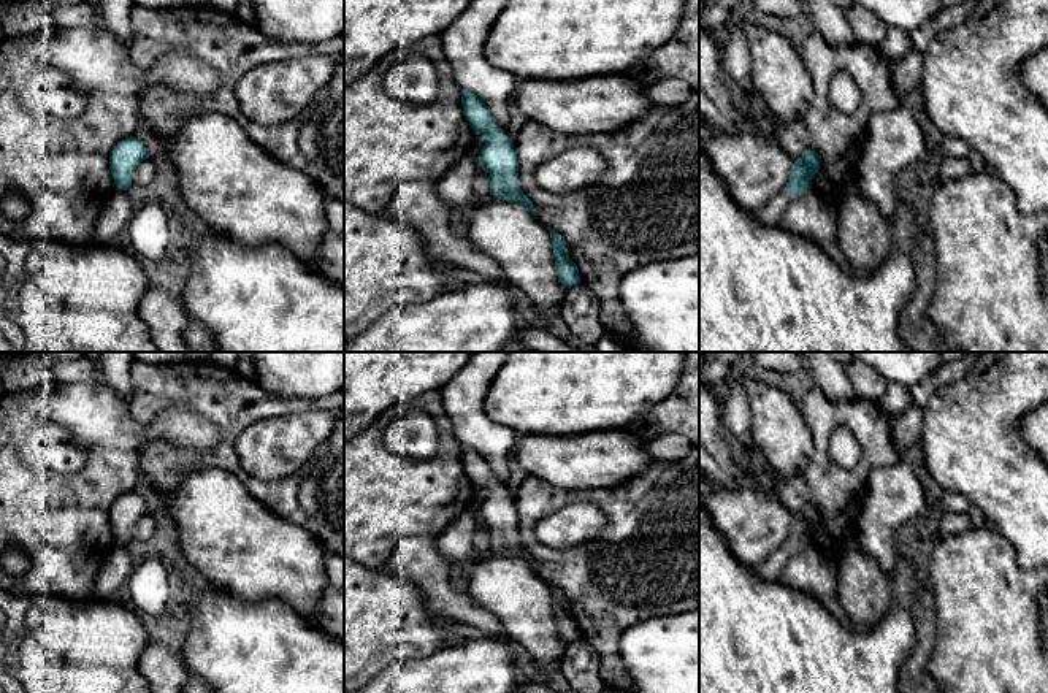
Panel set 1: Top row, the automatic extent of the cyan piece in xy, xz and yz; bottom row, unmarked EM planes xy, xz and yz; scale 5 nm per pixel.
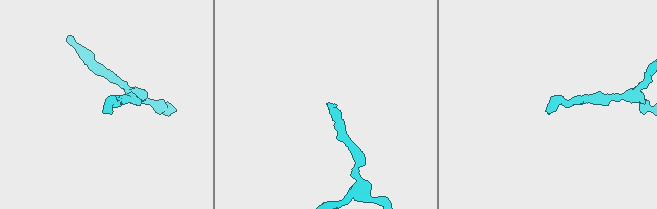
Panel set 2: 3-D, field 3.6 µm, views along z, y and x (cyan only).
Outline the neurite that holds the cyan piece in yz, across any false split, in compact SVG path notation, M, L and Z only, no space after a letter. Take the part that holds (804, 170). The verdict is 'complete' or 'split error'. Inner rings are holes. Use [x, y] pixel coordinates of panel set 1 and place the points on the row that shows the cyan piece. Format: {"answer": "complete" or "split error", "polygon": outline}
{"answer": "split error", "polygon": "M805 151L793 165L786 187L767 205L755 211L755 216L764 225L778 225L788 205L812 190L812 179L818 173L821 155L815 151Z"}

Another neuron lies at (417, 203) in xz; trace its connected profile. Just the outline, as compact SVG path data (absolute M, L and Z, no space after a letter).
M401 181L385 214L411 225L433 258L511 285L496 260L476 251L466 235L455 232L452 212L436 186Z

